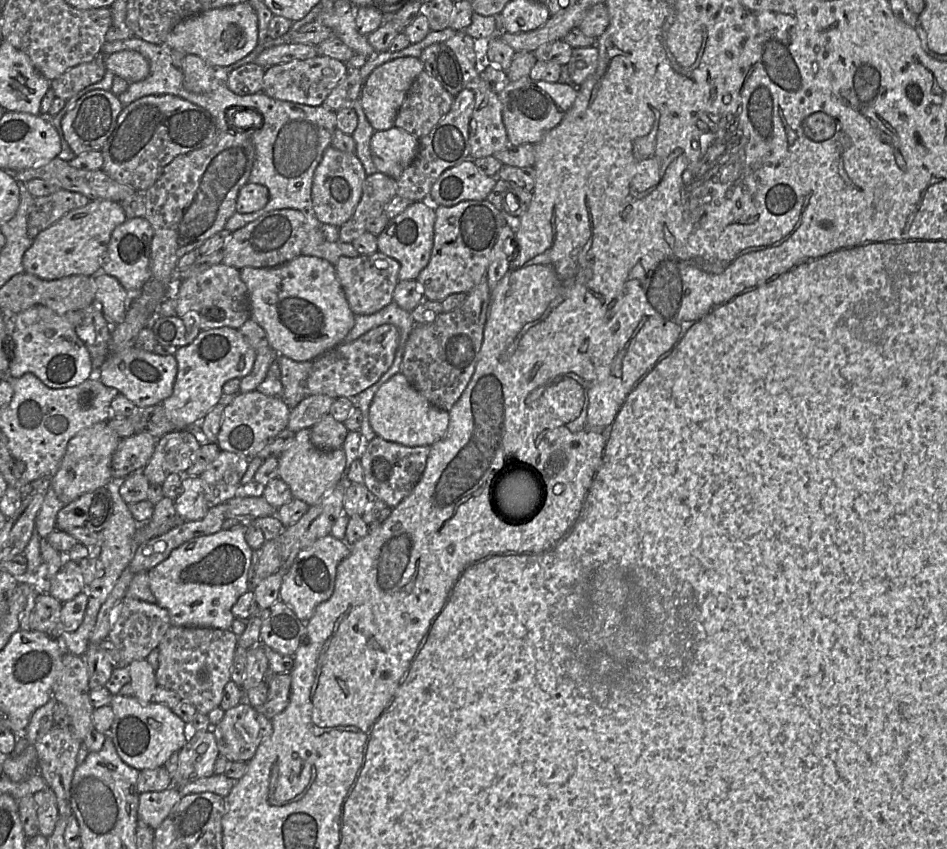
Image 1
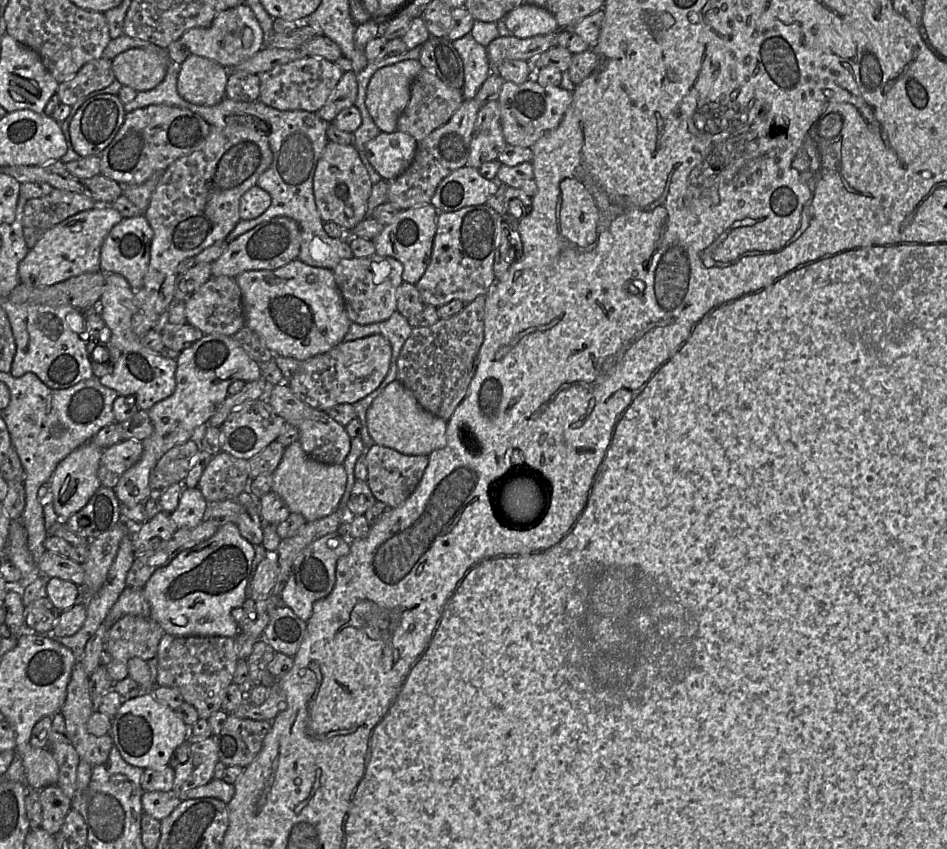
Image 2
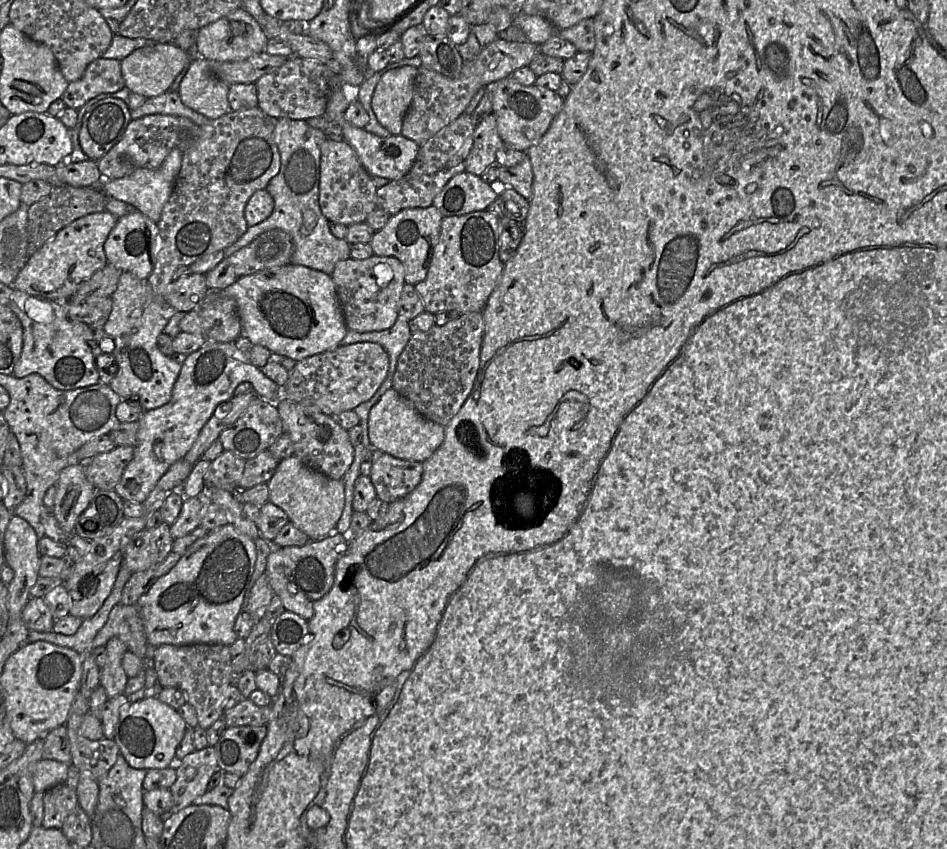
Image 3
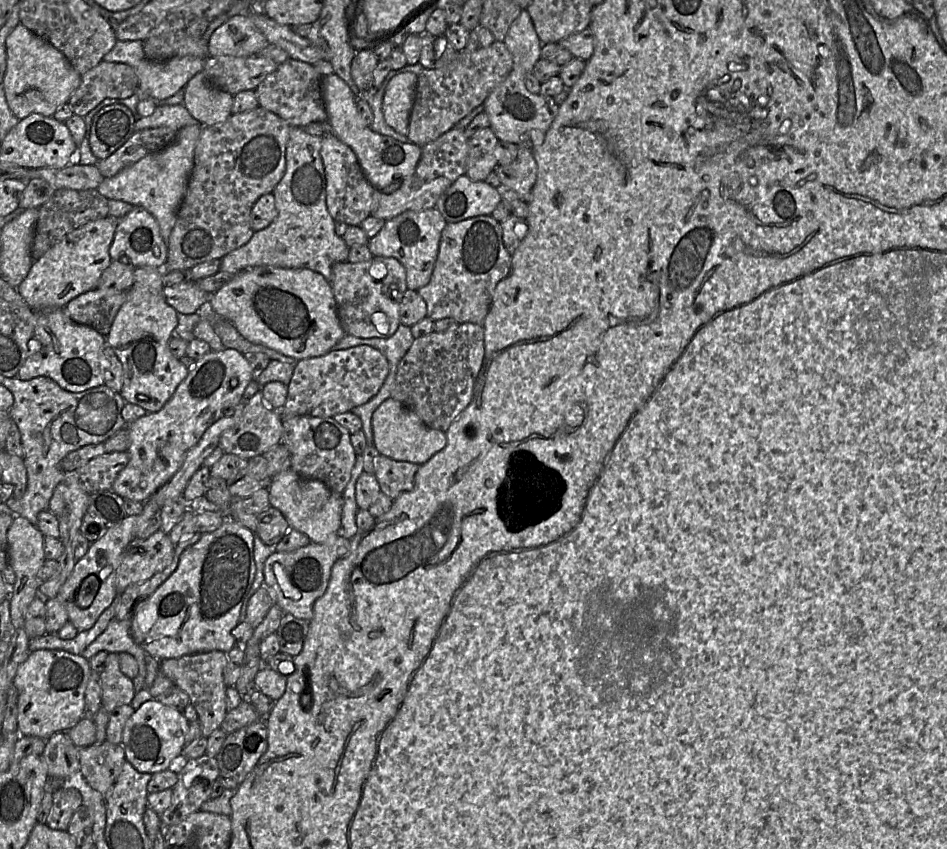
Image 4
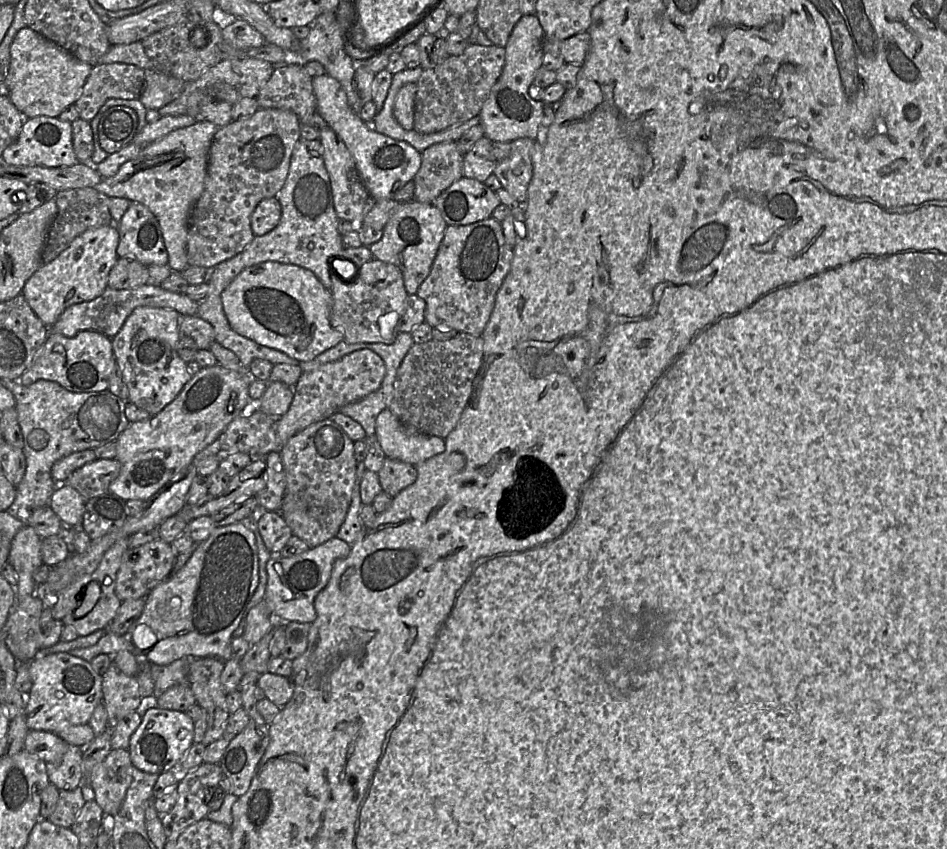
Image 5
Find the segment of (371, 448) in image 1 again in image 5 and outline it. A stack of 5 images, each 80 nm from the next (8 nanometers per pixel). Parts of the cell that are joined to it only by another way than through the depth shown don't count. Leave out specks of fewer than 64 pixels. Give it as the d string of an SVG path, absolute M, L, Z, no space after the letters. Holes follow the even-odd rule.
M386 457L377 473L383 491L394 498L412 485L418 476L416 466Z

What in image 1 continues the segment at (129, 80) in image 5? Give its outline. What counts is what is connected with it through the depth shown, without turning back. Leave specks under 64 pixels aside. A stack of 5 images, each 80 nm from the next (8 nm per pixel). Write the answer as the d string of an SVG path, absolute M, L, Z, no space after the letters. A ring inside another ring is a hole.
M99 54L94 61L72 67L51 81L50 89L56 97L67 101L87 86L99 82L105 72L104 58Z

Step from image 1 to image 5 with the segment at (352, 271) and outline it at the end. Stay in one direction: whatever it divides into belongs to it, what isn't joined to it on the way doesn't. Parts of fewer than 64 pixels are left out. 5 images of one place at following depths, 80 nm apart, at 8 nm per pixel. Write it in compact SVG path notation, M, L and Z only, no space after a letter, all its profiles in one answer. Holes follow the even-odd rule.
M373 258L358 267L353 279L331 273L331 325L343 334L347 343L393 343L399 331L399 320L405 309L407 291L401 270Z

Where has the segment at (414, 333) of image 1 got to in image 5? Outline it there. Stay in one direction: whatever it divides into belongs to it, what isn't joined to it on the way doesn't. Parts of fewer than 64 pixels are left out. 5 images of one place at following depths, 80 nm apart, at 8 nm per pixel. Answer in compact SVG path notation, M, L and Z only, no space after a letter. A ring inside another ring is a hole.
M459 332L451 339L415 343L401 362L389 405L408 428L445 439L457 425L483 364L483 337Z

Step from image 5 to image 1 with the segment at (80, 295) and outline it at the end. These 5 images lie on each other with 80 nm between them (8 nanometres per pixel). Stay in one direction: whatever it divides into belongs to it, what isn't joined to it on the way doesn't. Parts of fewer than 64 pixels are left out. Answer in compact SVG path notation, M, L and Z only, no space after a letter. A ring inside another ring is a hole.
M107 199L90 200L83 207L66 213L57 222L40 232L24 253L24 272L44 280L71 275L94 276L101 270L102 259L113 230L127 220L119 202Z

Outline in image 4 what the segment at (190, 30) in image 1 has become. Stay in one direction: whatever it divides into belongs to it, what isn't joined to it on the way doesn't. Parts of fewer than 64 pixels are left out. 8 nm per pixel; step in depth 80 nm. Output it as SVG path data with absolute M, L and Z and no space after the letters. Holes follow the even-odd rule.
M239 14L218 27L208 40L210 57L257 55L268 45L248 15Z

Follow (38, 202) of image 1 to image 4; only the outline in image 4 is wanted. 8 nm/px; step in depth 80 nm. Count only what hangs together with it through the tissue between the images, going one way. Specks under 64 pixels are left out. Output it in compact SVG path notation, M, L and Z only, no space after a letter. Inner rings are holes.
M64 188L55 190L51 198L38 208L39 213L31 246L33 260L39 259L75 229L90 221L109 216L108 204L109 199L97 189L75 190Z

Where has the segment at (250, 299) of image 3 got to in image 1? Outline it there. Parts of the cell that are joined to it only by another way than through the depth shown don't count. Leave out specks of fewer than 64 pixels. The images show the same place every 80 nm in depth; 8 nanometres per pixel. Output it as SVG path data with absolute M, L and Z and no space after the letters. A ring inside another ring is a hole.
M301 254L276 267L244 267L240 269L240 276L248 290L250 317L265 330L269 346L278 355L298 362L312 362L343 343L355 324L355 315L337 278L335 266L325 259Z

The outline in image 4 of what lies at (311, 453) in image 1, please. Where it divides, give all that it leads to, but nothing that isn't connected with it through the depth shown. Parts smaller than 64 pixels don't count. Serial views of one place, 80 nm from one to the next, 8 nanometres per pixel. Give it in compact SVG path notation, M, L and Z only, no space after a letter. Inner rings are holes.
M288 468L272 478L269 496L270 505L284 515L291 529L305 534L313 543L323 543L337 536L341 526L344 499L323 482L304 478L292 468Z

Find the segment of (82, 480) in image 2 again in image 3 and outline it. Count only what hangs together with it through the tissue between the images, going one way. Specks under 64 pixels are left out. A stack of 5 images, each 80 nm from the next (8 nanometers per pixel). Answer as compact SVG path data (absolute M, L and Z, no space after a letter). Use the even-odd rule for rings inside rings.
M82 463L66 466L60 472L55 488L51 512L68 535L76 534L77 519L89 506L96 489L88 481Z

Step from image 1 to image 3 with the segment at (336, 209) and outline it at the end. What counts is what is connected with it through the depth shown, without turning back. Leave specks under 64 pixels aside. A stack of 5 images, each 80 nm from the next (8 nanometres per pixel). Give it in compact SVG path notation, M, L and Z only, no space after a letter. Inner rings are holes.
M326 139L321 146L320 160L320 187L319 187L319 205L322 214L334 223L351 226L357 223L365 223L368 215L377 208L377 188L371 175L361 164L355 150L345 140L334 141Z

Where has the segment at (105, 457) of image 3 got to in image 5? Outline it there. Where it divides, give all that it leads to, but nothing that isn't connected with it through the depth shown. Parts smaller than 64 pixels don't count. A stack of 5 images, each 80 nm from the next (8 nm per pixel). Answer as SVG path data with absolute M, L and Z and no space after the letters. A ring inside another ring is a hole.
M95 459L75 470L65 483L88 500L109 492L109 485L118 477L120 468L116 459Z

